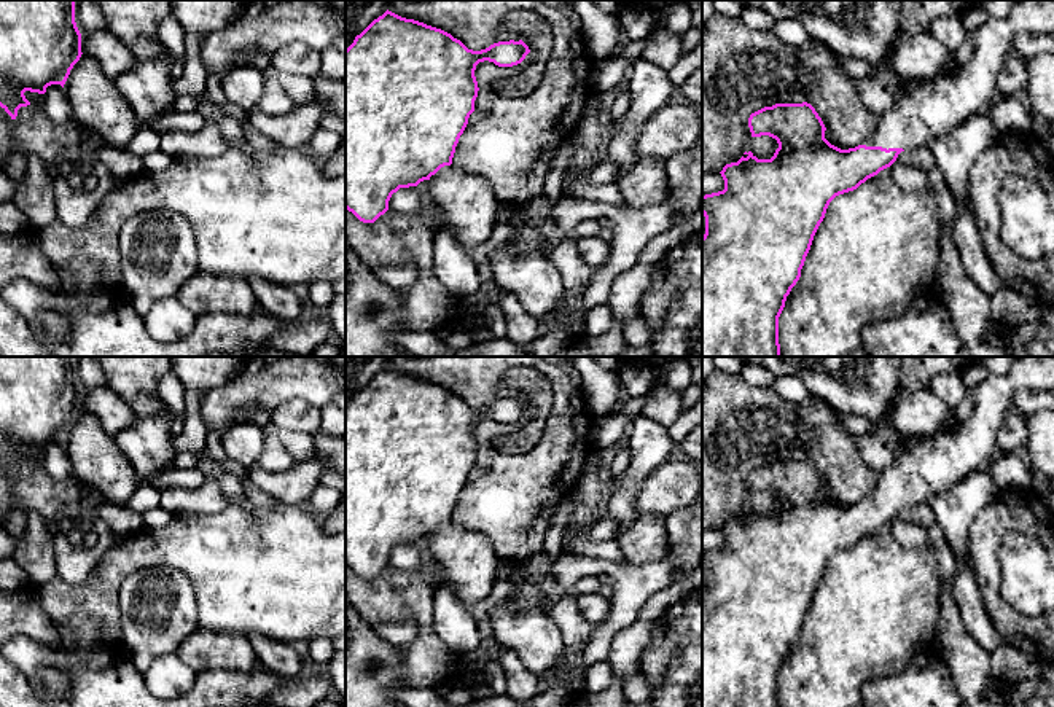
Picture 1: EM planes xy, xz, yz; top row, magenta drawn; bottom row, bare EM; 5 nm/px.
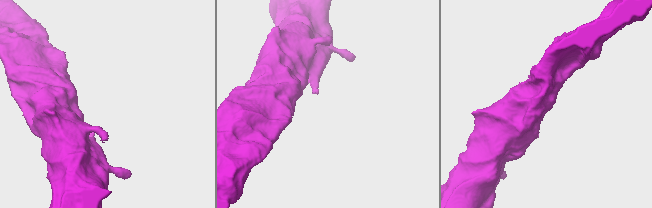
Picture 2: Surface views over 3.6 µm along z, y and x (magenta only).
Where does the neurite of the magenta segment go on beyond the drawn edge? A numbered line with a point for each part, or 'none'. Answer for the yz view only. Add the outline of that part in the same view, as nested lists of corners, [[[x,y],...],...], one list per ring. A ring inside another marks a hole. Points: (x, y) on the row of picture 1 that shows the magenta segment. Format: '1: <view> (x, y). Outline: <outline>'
1: yz (925, 109). Outline: [[[1014,0],[1005,18],[989,18],[976,30],[966,33],[962,46],[952,51],[954,67],[947,73],[931,80],[903,80],[898,100],[879,116],[879,124],[865,145],[887,150],[923,146],[933,137],[946,134],[971,115],[987,110],[992,105],[997,80],[1013,53],[1013,40],[1021,32],[1052,33],[1054,0]]]

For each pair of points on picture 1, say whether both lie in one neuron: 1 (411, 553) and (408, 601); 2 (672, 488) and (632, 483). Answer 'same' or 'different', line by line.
1: different
2: different

